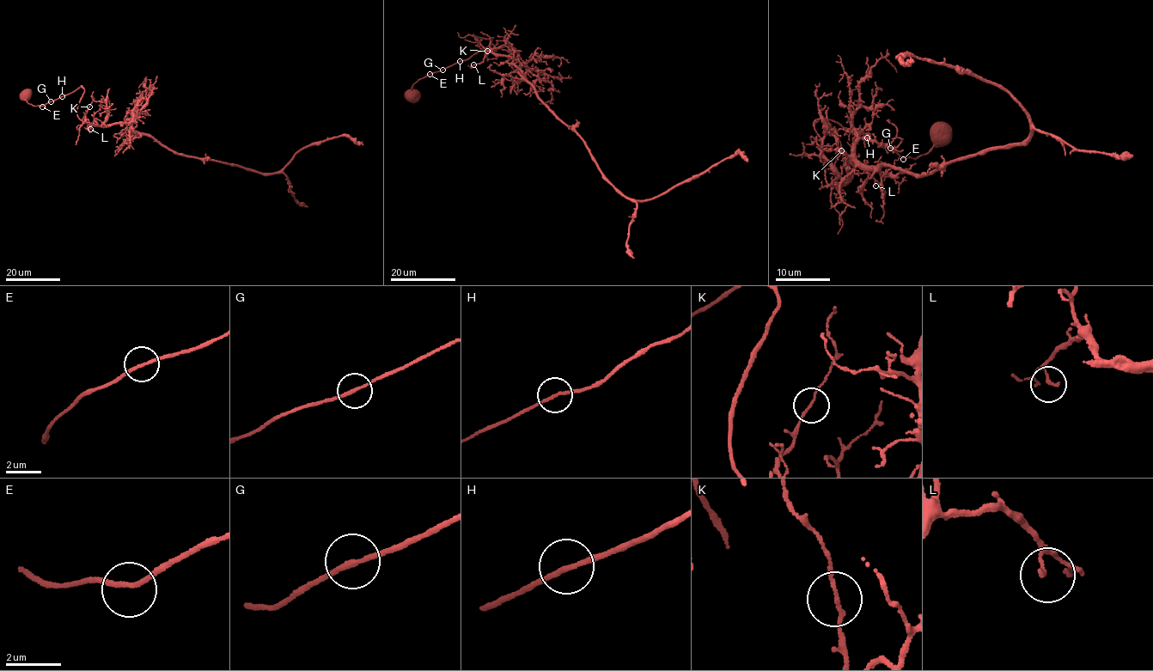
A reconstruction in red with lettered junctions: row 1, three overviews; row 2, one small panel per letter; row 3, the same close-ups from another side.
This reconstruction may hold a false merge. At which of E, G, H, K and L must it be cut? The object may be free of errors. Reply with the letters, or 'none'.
none

